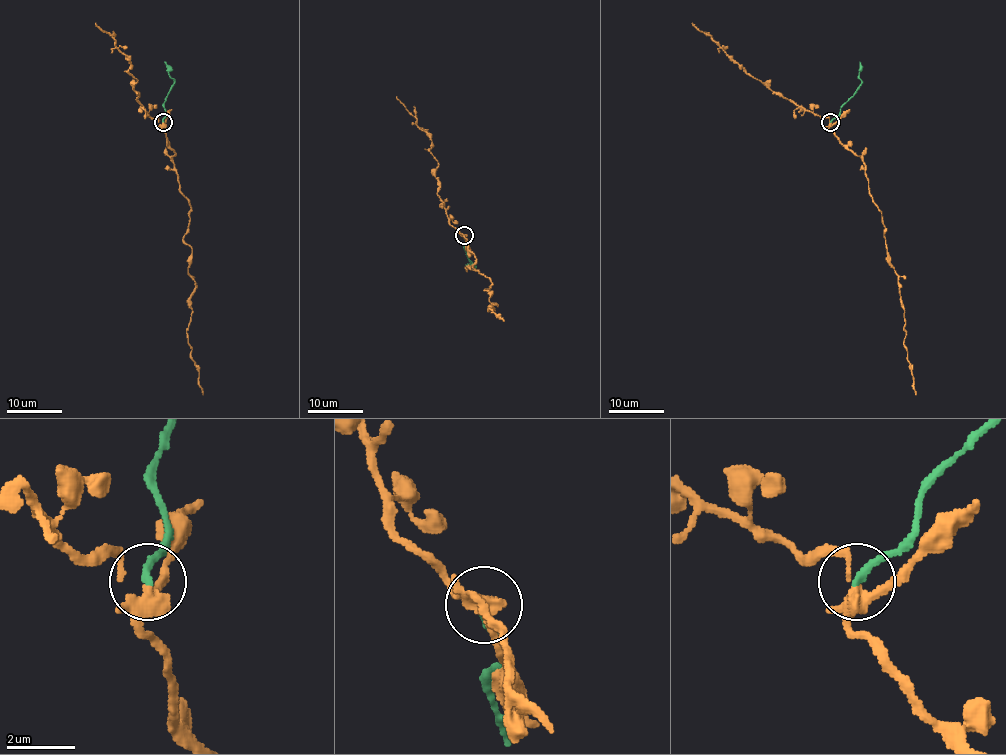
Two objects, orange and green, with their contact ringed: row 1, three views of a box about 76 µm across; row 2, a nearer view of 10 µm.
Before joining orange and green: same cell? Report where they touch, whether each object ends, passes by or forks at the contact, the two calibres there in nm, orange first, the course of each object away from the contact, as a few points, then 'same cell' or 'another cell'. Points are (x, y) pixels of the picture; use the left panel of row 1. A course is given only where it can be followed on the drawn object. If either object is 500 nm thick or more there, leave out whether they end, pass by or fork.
(163, 122) | orange forks | green ends | 320/220 nm | orange via (162, 122), (182, 193), (190, 204), (183, 240), (191, 248), (188, 274), (195, 289), (187, 339), (203, 395) | green via (162, 122), (164, 102), (173, 82), (164, 62) | another cell

